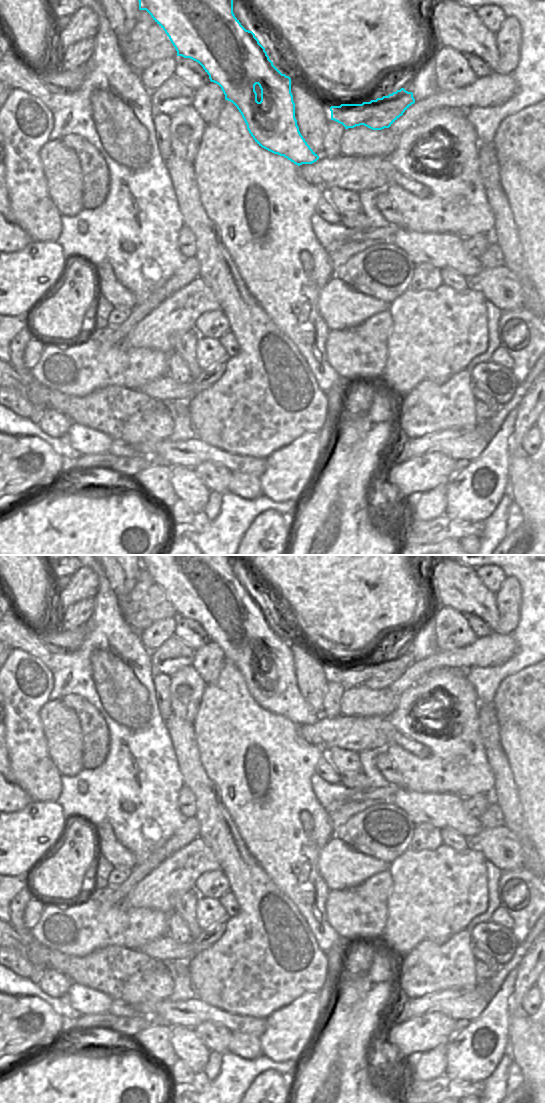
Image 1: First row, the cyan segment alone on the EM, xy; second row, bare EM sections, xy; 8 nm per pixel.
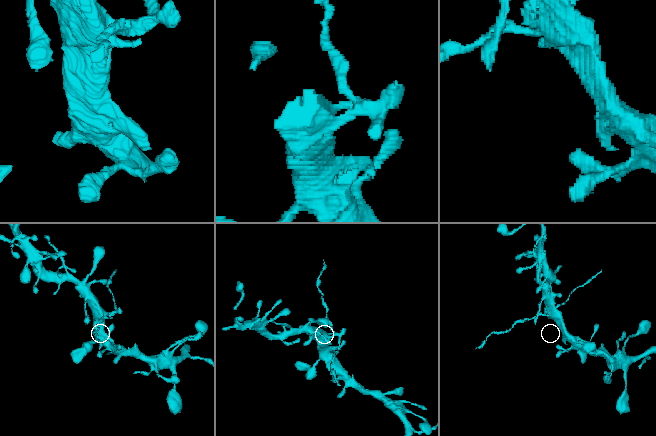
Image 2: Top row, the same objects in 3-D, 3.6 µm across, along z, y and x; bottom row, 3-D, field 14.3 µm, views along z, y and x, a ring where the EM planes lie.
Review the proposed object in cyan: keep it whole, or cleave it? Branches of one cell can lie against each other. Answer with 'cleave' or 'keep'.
cleave

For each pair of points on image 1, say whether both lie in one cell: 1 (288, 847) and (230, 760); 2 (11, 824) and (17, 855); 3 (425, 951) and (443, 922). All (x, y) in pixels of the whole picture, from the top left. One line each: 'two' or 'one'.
1: one
2: one
3: two

